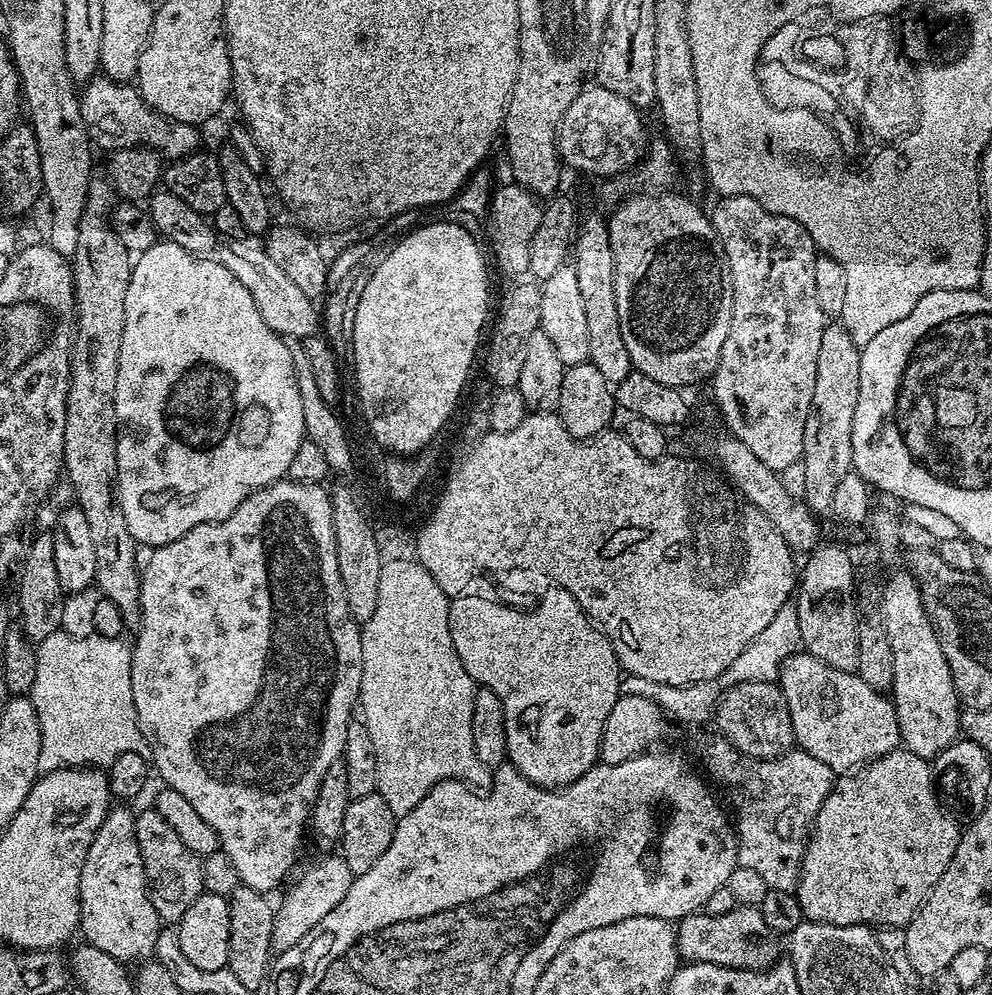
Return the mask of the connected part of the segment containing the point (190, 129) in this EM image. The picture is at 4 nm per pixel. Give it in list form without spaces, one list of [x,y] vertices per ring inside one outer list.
[[[97,74],[83,85],[79,93],[80,113],[88,139],[97,149],[127,150],[150,148],[165,161],[181,160],[201,147],[200,131],[195,124],[170,120],[150,107],[140,96],[139,88],[128,82]]]

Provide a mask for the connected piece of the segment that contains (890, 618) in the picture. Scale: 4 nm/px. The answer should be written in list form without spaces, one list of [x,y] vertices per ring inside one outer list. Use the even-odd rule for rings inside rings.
[[[907,567],[894,569],[889,574],[888,580],[886,576],[882,584],[880,609],[884,615],[886,635],[889,636],[890,646],[894,649],[894,682],[890,689],[890,699],[896,705],[900,739],[907,751],[918,754],[923,760],[931,761],[961,735],[962,705],[959,696],[956,695],[956,687],[948,659],[946,654],[942,654],[942,642],[938,642],[938,634],[926,614],[916,577]]]

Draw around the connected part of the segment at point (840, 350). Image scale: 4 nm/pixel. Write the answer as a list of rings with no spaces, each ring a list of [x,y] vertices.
[[[825,323],[822,346],[818,350],[818,374],[814,377],[812,409],[806,418],[802,438],[802,463],[806,474],[806,490],[802,499],[816,514],[832,512],[834,489],[848,472],[853,471],[852,435],[854,409],[858,407],[860,349],[844,329],[843,323]]]

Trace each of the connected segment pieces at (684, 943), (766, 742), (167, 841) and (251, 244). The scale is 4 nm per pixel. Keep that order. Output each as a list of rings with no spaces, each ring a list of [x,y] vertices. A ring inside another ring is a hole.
[[[738,906],[730,914],[714,914],[707,910],[692,912],[675,925],[676,945],[685,961],[710,962],[727,968],[749,968],[763,972],[781,959],[777,933],[766,926],[759,907]]]
[[[742,682],[723,689],[724,697],[719,697],[714,708],[714,720],[720,723],[723,739],[734,745],[745,756],[765,762],[783,757],[793,747],[796,734],[790,722],[790,710],[782,694],[779,683]]]
[[[148,806],[145,812],[135,813],[134,834],[138,834],[138,854],[142,854],[144,877],[148,883],[148,897],[165,925],[175,926],[180,923],[182,914],[204,893],[202,882],[202,858],[187,848],[175,830],[163,820],[155,807]]]
[[[241,238],[239,240],[224,240],[218,248],[218,259],[246,290],[250,290],[250,298],[254,298],[254,306],[258,306],[258,314],[262,314],[262,322],[270,326],[282,337],[317,335],[322,324],[322,316],[318,311],[315,299],[302,294],[299,286],[294,286],[282,269],[273,262],[270,254],[266,254],[263,243],[256,238]],[[220,252],[220,253],[219,253]]]

